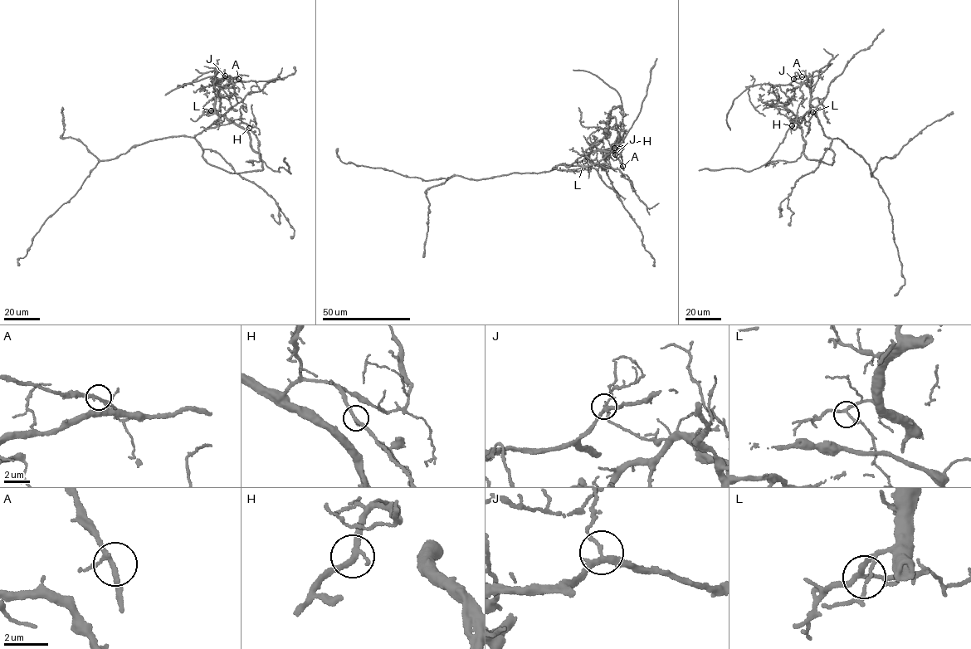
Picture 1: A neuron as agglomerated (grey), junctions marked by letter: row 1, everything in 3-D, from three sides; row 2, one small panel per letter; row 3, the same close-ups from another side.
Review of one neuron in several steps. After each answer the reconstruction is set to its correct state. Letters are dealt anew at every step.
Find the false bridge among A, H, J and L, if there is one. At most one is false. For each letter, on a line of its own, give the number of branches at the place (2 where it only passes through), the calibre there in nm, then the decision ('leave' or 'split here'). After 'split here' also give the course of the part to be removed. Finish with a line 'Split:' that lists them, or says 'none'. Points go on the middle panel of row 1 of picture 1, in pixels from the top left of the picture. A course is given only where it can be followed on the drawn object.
A: 3 | 200 nm | leave
H: 3 | 200 nm | leave
J: 3 | 200 nm | split here | (615, 154), (612, 149), (619, 136), (623, 109), (618, 93), (595, 75), (583, 70), (573, 70)
L: 3 | 190 nm | leave
Split: J

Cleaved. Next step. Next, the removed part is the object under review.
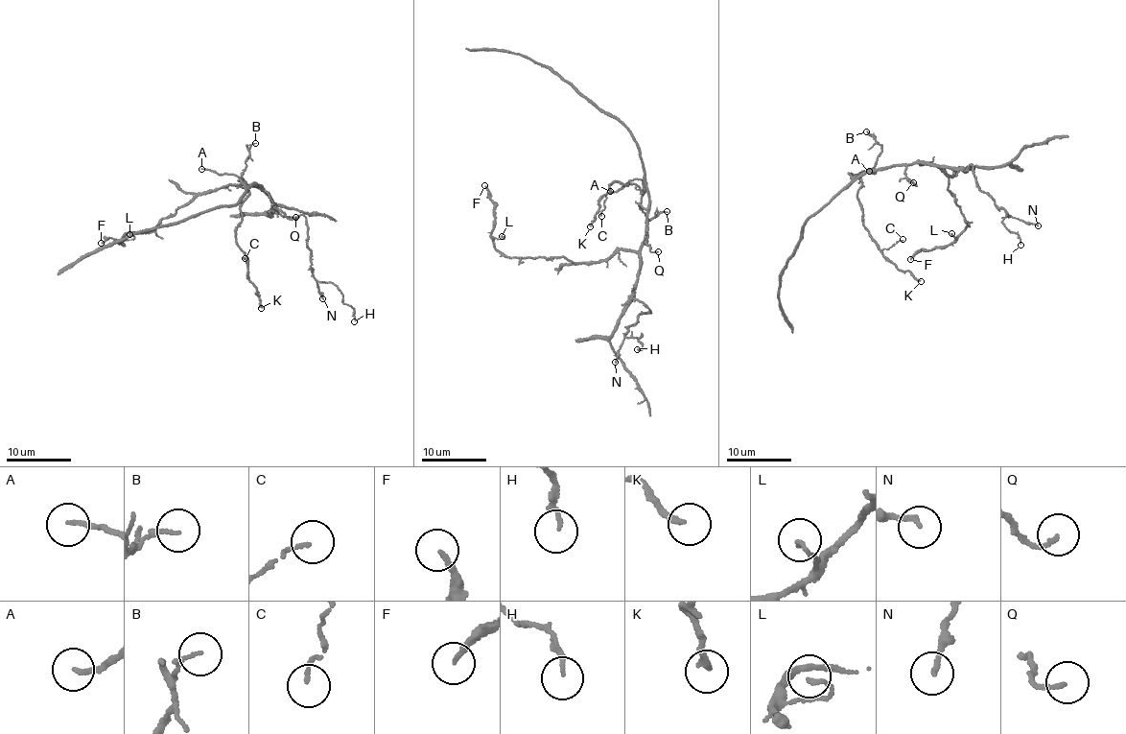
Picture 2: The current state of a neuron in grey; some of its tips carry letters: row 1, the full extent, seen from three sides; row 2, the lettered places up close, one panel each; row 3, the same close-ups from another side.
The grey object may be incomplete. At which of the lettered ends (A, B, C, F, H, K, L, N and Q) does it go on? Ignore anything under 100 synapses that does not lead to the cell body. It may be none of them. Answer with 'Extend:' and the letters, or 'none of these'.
Extend: none of these

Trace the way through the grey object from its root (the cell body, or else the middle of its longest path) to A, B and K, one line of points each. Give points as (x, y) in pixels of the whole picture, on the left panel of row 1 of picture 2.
A: (256, 186), (251, 182), (247, 186), (233, 175), (219, 175), (201, 169)
B: (256, 186), (246, 184), (241, 177), (250, 148), (255, 143)
K: (256, 186), (246, 185), (247, 197), (241, 209), (236, 236), (261, 308)

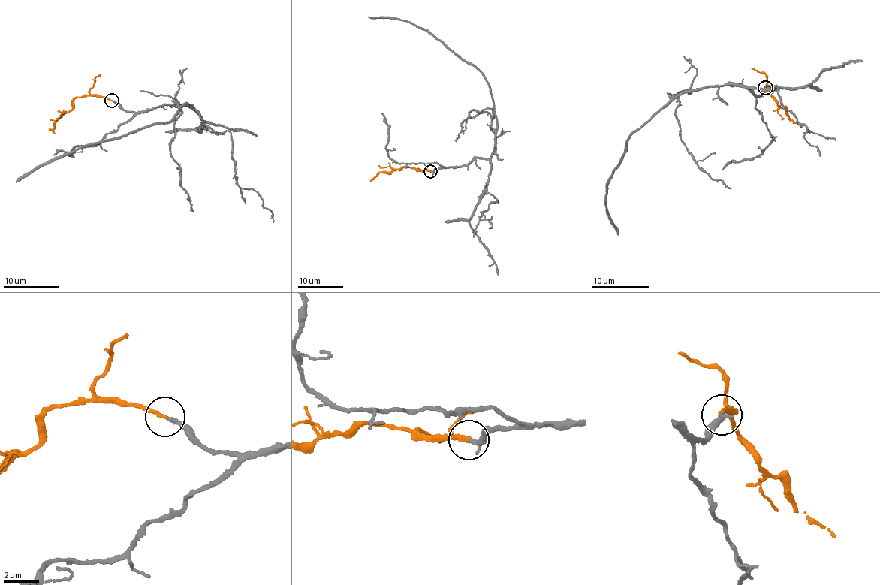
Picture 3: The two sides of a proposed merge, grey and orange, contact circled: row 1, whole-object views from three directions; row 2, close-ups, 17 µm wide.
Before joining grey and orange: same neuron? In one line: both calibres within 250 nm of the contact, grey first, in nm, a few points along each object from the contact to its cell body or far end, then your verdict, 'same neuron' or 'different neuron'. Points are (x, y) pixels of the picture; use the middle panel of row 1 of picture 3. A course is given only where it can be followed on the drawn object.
calibres 150 and 200 nm; course grey (430, 171), (489, 159), (496, 119), (489, 83), (425, 30), (395, 18), (368, 17); course orange (430, 171), (407, 167), (382, 171), (370, 181); same neuron

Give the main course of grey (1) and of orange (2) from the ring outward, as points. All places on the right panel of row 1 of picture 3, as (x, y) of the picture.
1: (766, 87), (760, 96), (727, 82), (679, 94), (634, 129), (607, 186), (607, 211), (619, 233)
2: (766, 87), (785, 109), (787, 116), (798, 124), (804, 125)

